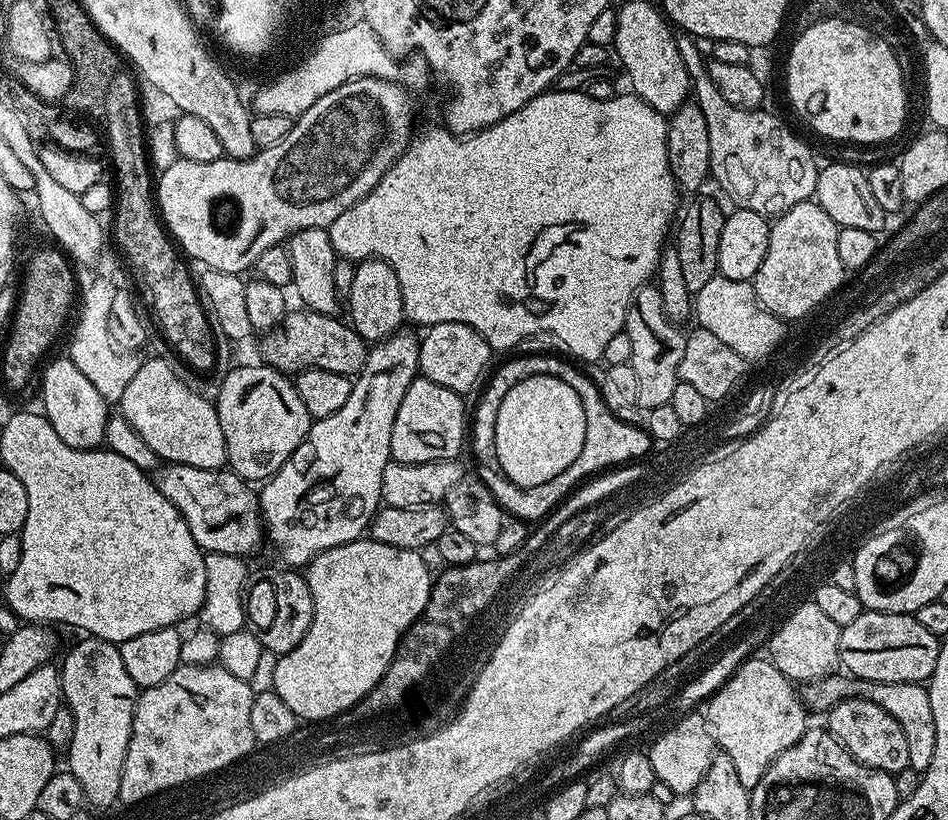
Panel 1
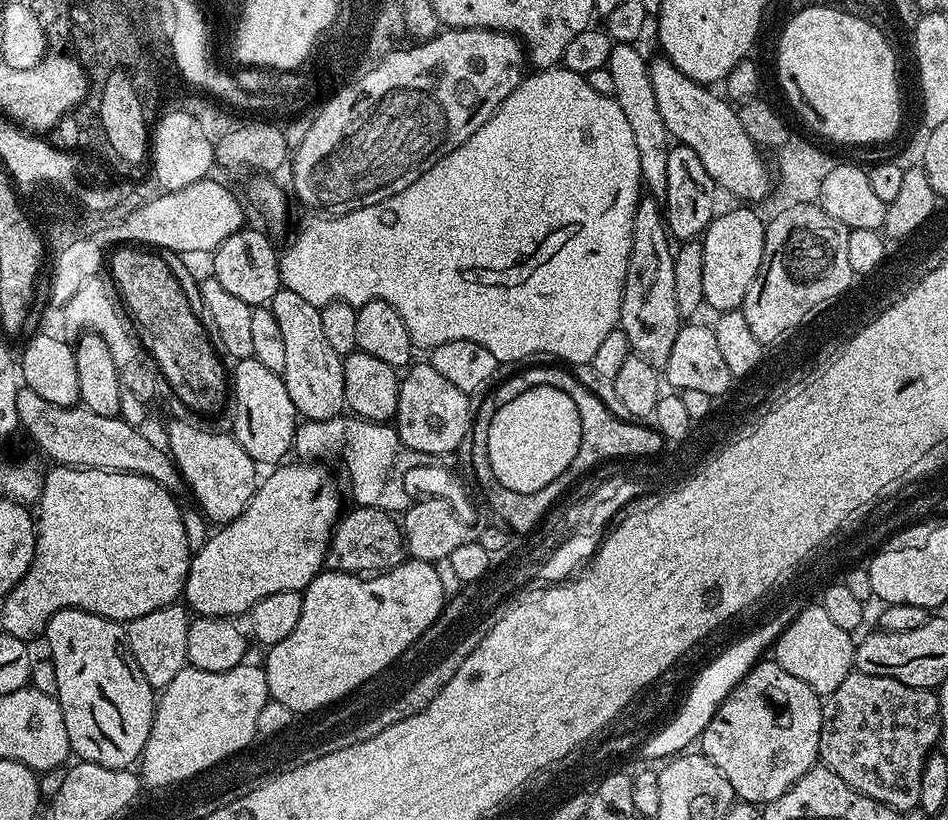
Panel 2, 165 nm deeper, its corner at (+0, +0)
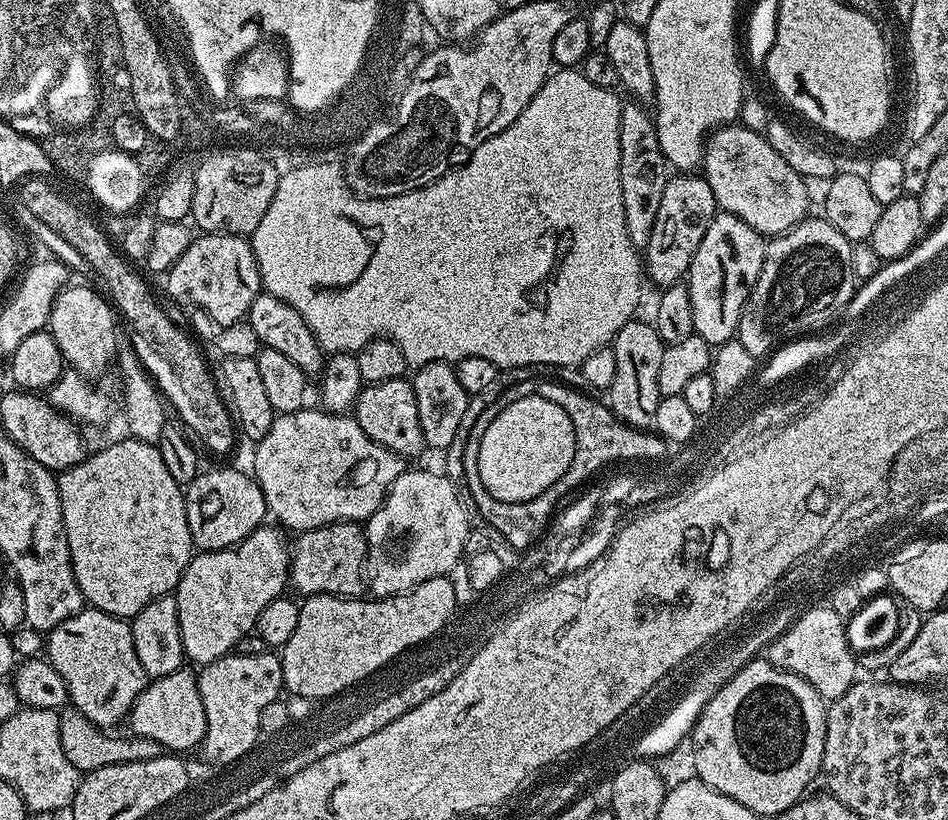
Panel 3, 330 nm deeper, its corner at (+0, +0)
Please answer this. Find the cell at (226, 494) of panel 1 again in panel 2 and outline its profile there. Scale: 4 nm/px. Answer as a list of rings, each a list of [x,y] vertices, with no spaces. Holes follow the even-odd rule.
[[[21,387],[18,418],[22,432],[40,447],[42,455],[52,459],[53,465],[138,474],[158,482],[171,493],[181,487],[182,477],[171,455],[161,445],[160,449],[154,441],[147,440],[139,427],[128,424],[120,416],[94,414],[94,410],[83,406],[59,408],[34,394],[34,390]]]

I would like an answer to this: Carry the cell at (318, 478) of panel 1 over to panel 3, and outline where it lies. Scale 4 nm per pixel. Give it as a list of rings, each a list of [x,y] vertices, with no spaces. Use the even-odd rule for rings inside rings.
[[[268,527],[256,528],[233,548],[197,551],[186,566],[174,595],[184,655],[196,666],[229,655],[239,641],[255,629],[262,609],[270,606],[274,598],[285,595],[290,584],[290,540],[279,527]]]

